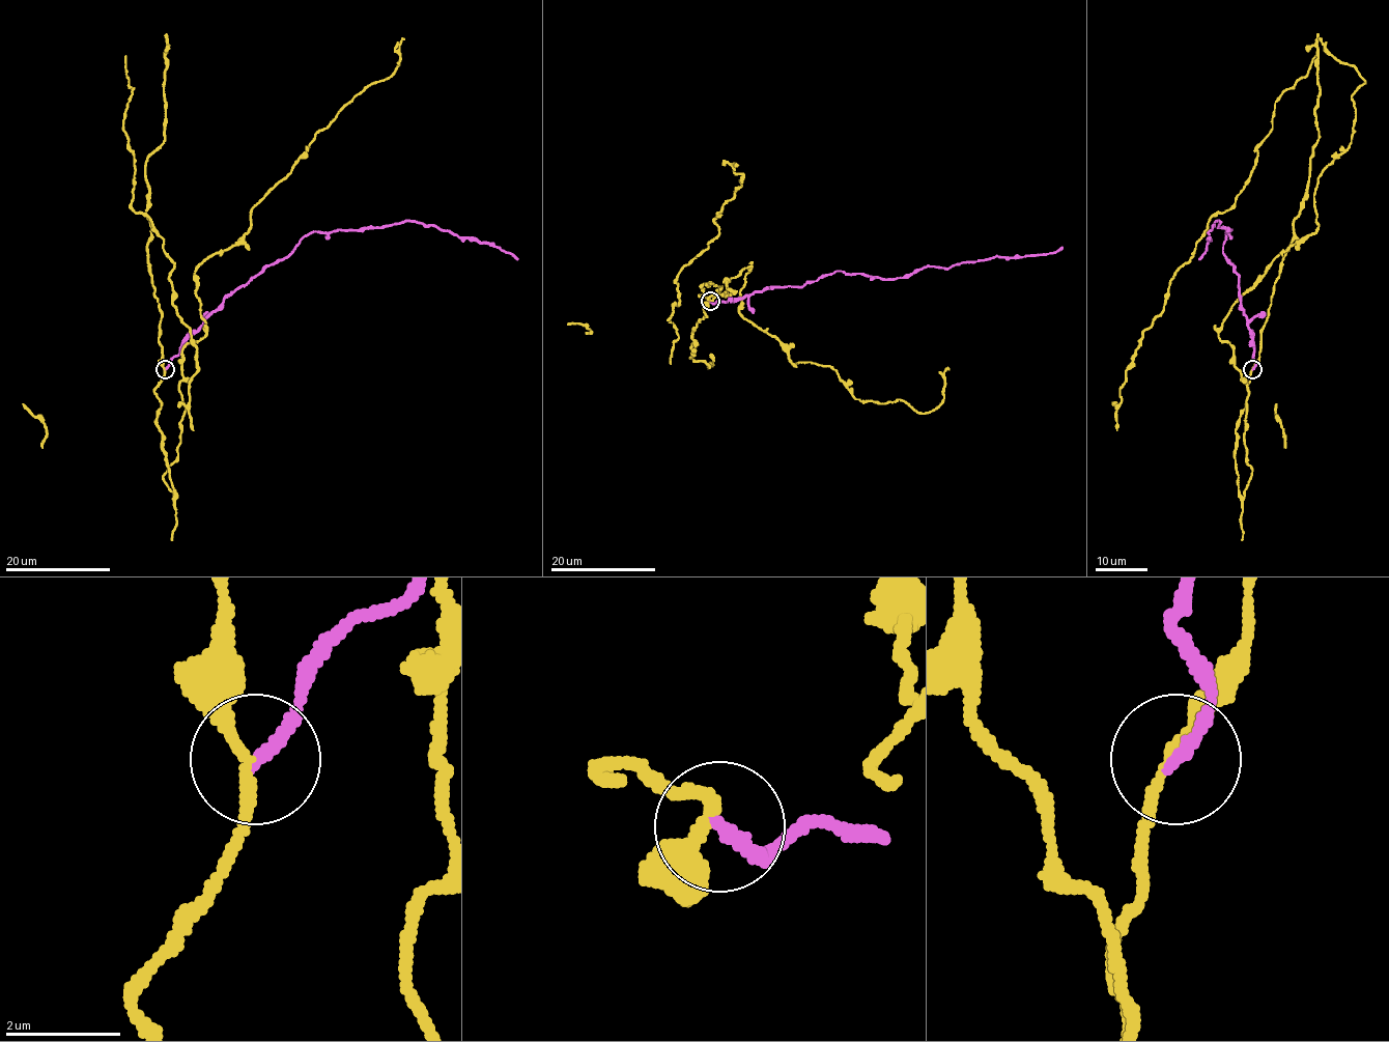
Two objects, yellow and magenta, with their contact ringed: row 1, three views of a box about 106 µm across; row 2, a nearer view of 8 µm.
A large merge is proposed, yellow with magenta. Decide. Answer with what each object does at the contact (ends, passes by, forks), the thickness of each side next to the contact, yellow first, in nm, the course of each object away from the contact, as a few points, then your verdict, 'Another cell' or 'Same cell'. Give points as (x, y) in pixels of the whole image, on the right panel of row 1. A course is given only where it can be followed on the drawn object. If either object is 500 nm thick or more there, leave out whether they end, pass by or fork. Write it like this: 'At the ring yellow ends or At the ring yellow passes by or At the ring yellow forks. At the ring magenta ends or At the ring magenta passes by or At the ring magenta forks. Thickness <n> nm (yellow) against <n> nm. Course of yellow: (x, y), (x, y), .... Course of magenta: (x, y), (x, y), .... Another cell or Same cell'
At the ring yellow passes by. At the ring magenta ends. Thickness 180 nm (yellow) against 240 nm. Course of yellow: (1252, 368), (1243, 498), (1247, 383), (1218, 329), (1316, 230), (1317, 176), (1352, 136), (1365, 81), (1322, 38). Course of magenta: (1252, 368), (1253, 343), (1239, 275), (1222, 250), (1224, 232), (1231, 229), (1217, 221), (1198, 259). Another cell

